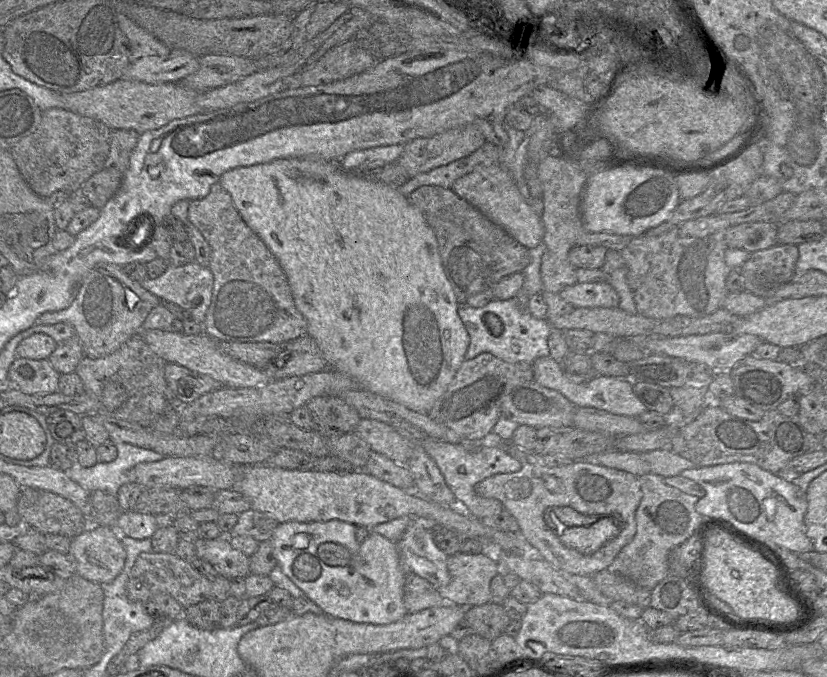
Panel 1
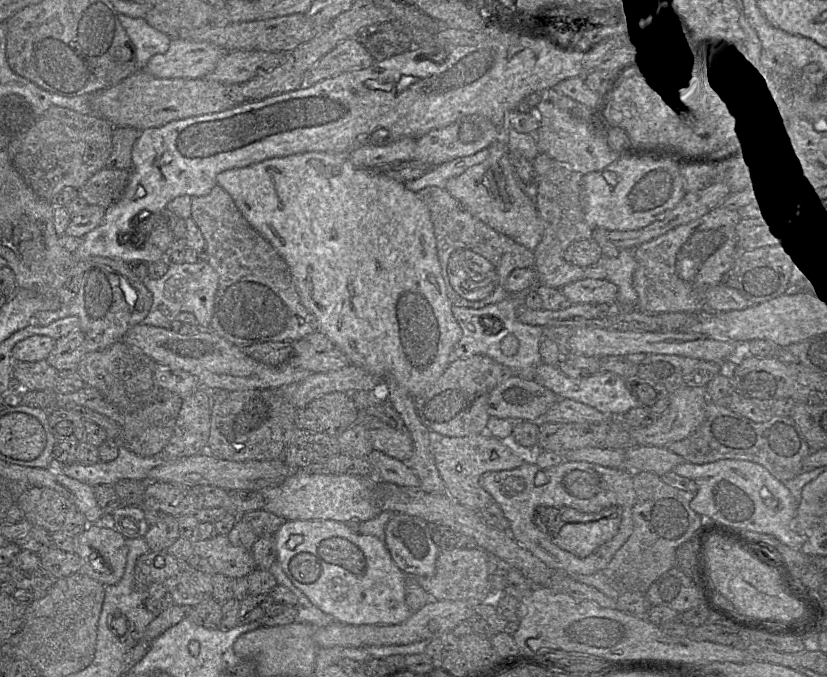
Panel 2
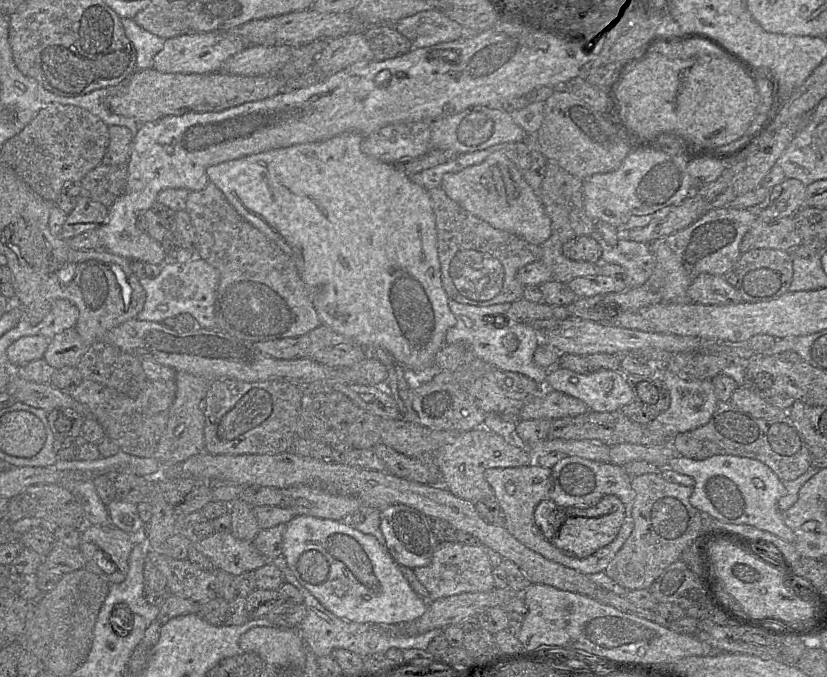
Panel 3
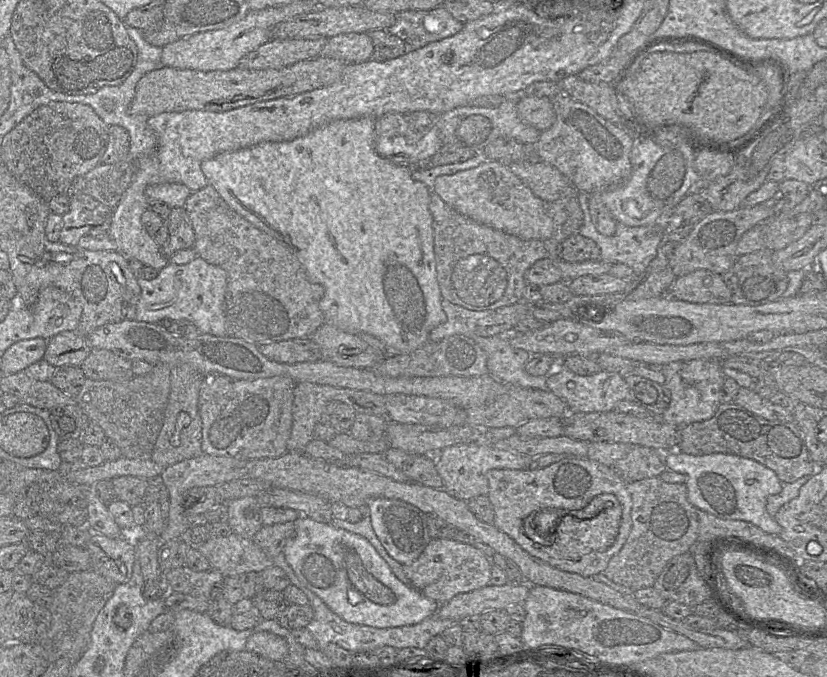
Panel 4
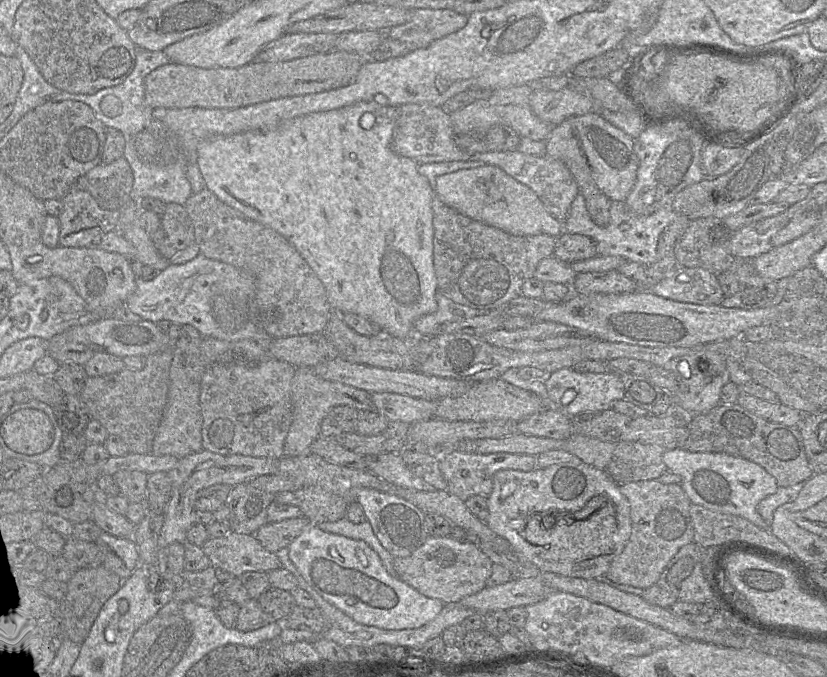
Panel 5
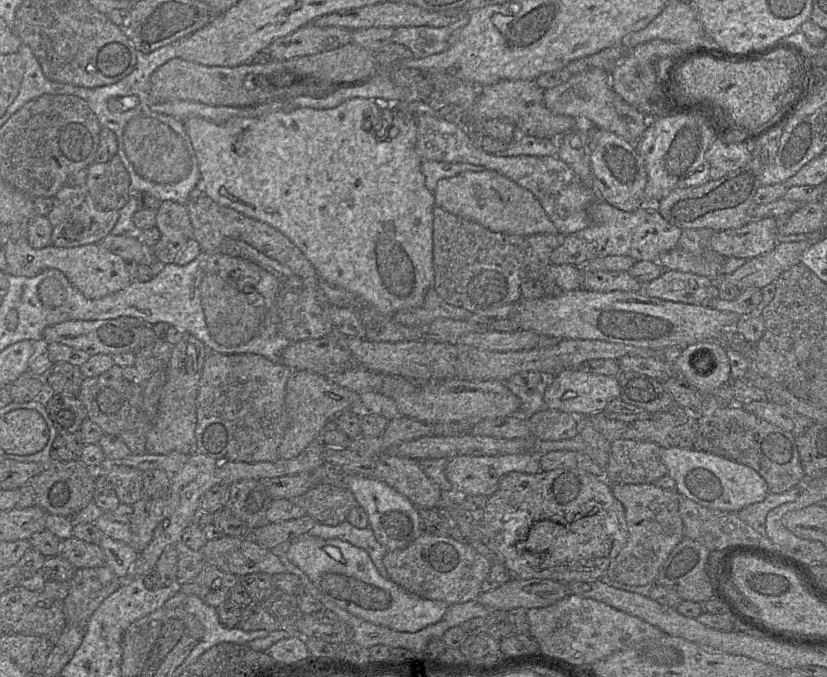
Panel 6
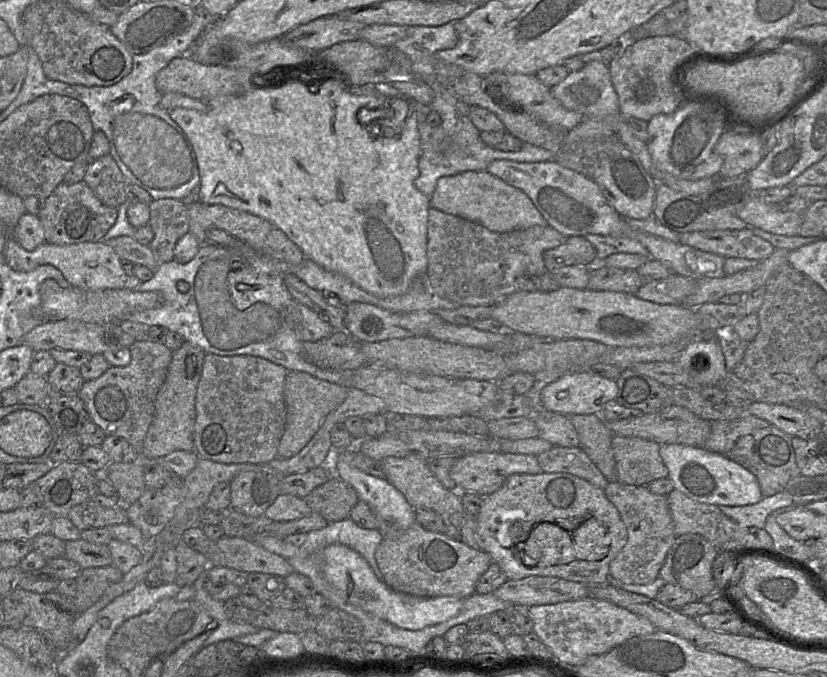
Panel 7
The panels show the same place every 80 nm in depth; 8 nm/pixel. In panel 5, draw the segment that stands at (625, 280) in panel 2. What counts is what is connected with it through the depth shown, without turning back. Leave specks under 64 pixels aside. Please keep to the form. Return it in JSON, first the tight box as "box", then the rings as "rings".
{"box":[563,193,676,267],"rings":[[[579,193],[572,202],[568,217],[564,221],[563,231],[591,238],[598,246],[597,256],[619,256],[626,261],[648,267],[657,259],[657,245],[660,235],[675,220],[676,215],[671,207],[661,208],[647,216],[638,215],[628,208],[625,202],[612,201],[610,222],[607,226],[601,227],[591,219],[585,198]]]}

